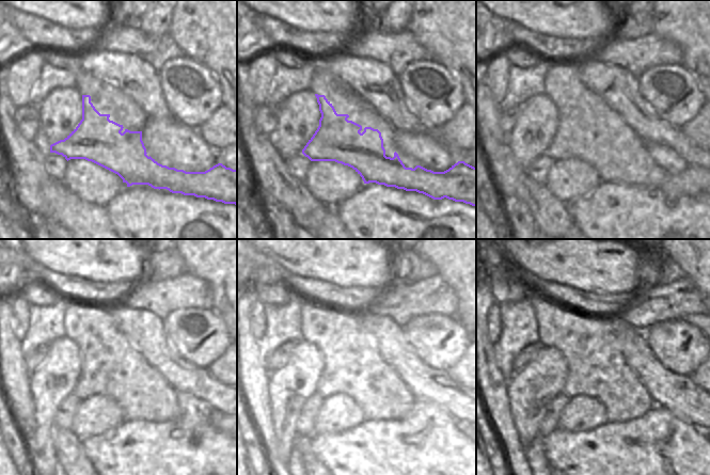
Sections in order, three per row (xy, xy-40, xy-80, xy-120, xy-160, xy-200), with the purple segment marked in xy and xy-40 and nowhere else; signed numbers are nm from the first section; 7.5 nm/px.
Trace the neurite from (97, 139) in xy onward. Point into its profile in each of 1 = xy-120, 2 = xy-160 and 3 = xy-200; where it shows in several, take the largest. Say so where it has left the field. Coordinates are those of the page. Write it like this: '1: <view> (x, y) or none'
1: xy-120 (130, 390)
2: xy-160 (369, 388)
3: xy-200 (610, 388)

